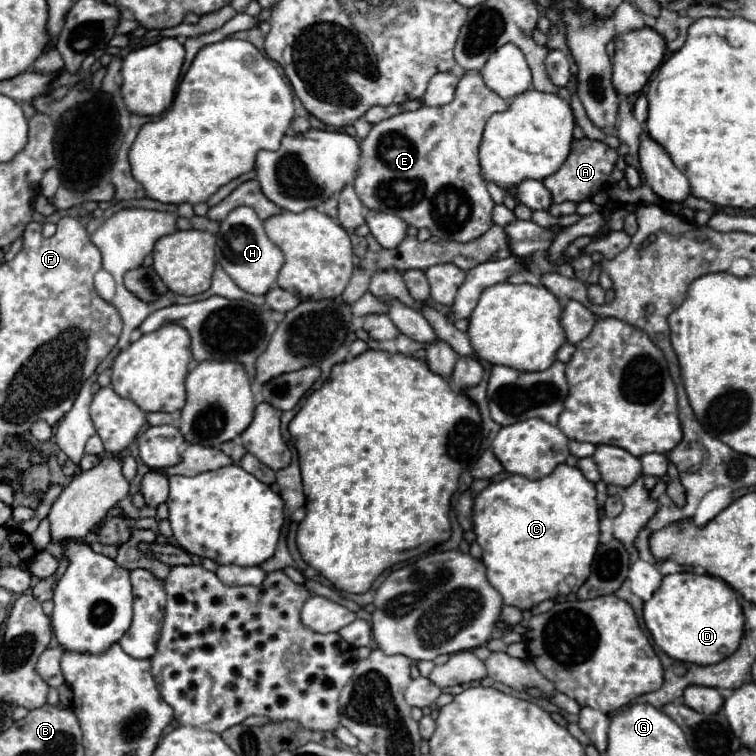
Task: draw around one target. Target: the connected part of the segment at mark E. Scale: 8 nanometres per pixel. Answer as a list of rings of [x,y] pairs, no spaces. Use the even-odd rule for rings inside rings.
[[[464,73],[456,85],[454,101],[444,107],[420,107],[416,111],[400,113],[390,119],[376,123],[368,137],[360,141],[362,157],[358,167],[358,177],[354,179],[354,189],[360,201],[368,209],[388,211],[402,217],[408,225],[428,227],[432,235],[448,241],[472,241],[484,235],[492,227],[492,207],[494,201],[486,189],[486,181],[480,175],[478,145],[482,141],[482,131],[486,121],[508,107],[508,101],[490,91],[480,73]]]

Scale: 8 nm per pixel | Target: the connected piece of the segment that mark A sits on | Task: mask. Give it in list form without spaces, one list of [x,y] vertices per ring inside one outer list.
[[[588,137],[574,139],[572,141],[572,151],[570,151],[568,159],[564,161],[564,165],[556,173],[546,177],[542,183],[550,191],[554,203],[564,203],[564,201],[582,203],[582,201],[588,201],[592,195],[596,195],[608,183],[616,161],[618,161],[618,151],[608,147],[606,143],[592,141]]]

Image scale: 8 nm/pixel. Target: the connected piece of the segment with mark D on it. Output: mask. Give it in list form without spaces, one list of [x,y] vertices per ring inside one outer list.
[[[674,573],[662,579],[662,585],[656,589],[654,597],[646,601],[643,607],[643,619],[654,645],[678,661],[688,661],[696,665],[712,665],[730,657],[742,639],[744,615],[736,597],[736,591],[726,585],[722,579],[696,573]]]

